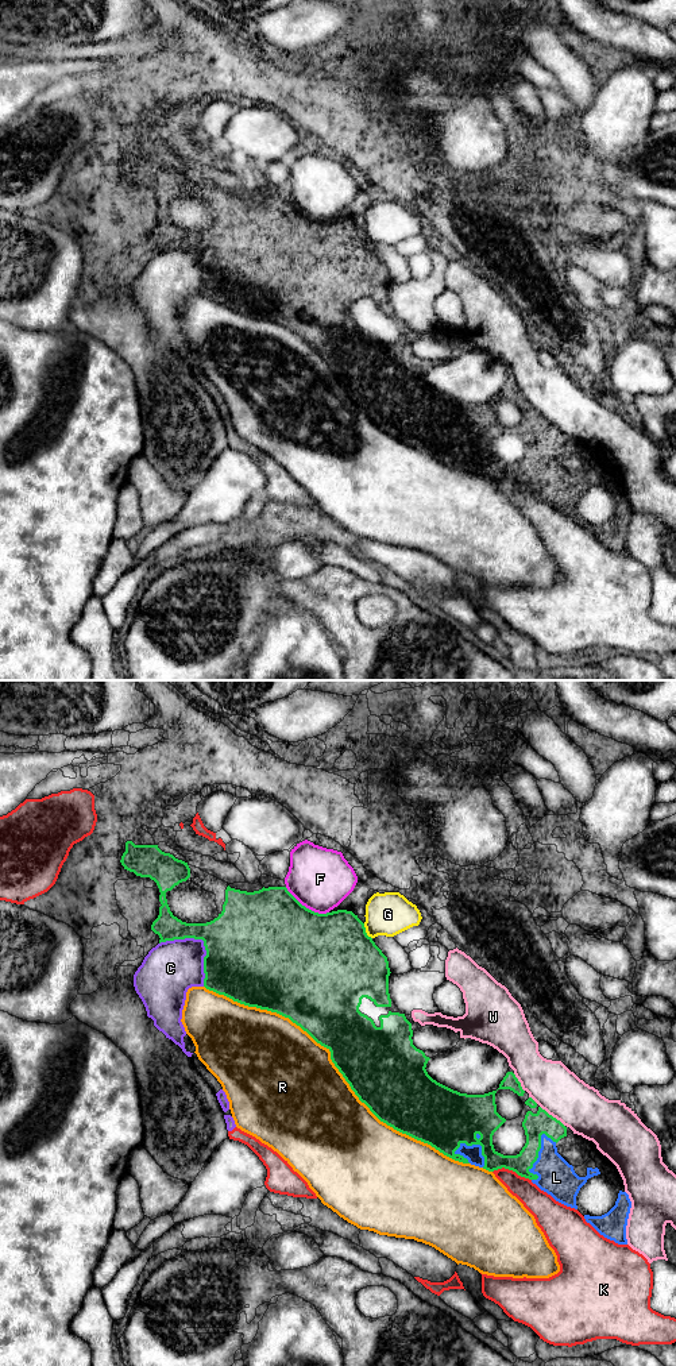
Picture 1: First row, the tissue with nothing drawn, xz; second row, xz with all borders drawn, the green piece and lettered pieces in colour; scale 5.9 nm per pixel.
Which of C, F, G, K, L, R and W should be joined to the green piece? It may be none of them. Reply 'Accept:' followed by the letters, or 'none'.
Accept: L

